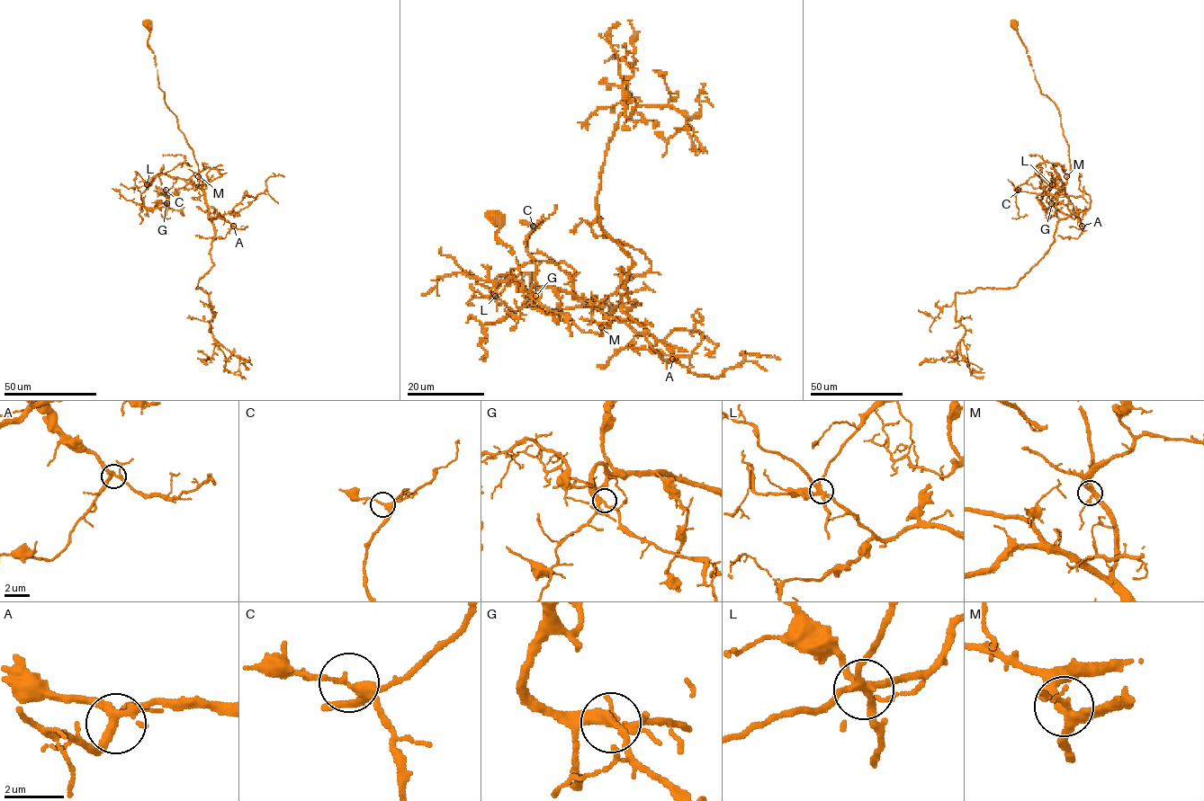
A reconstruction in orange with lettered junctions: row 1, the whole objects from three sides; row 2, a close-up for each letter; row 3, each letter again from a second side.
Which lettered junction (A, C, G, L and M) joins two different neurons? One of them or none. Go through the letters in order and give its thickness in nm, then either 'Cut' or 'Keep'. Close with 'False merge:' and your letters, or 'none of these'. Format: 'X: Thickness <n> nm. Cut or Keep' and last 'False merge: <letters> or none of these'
A: Thickness 260 nm. Keep
C: Thickness 280 nm. Keep
G: Thickness 260 nm. Keep
L: Thickness 280 nm. Cut
M: Thickness 320 nm. Keep
False merge: L

